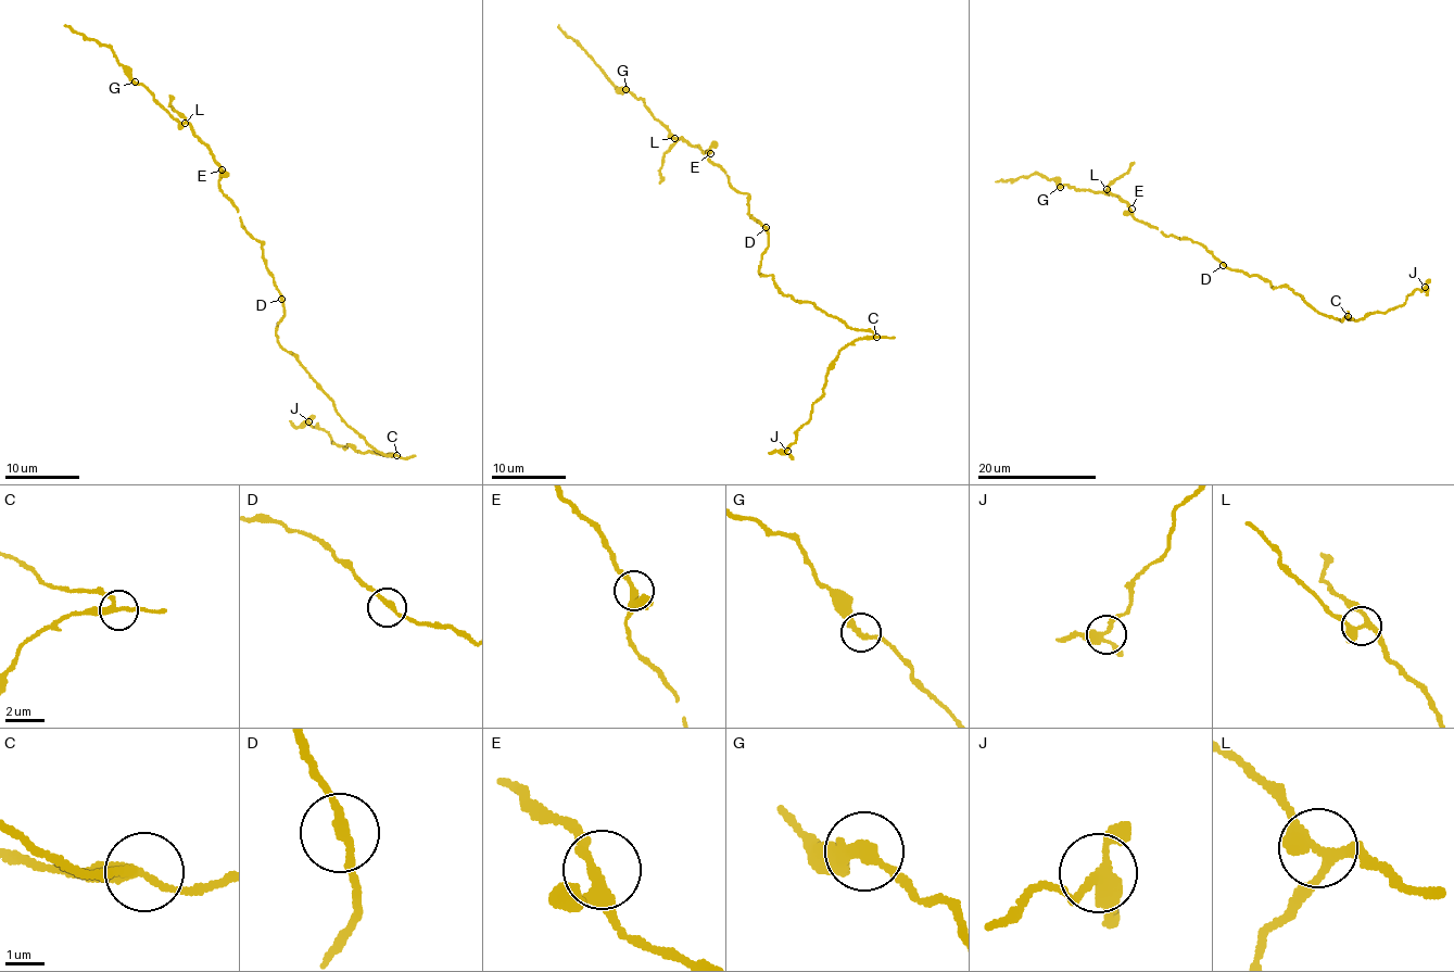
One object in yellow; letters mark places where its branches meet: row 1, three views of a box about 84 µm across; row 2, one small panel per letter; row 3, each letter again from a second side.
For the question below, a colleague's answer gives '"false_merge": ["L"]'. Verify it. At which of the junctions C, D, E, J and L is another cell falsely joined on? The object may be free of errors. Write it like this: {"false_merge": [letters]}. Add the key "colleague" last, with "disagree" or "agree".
{"false_merge": ["L"], "colleague": "agree"}

